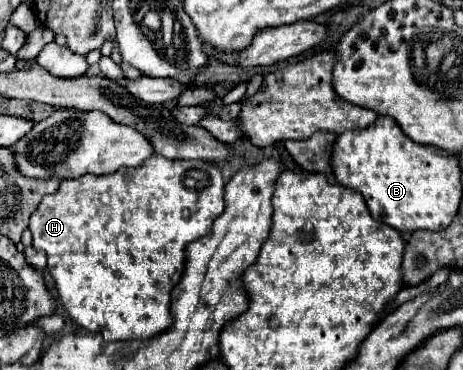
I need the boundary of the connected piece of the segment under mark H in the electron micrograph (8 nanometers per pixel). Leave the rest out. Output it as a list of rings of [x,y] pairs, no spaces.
[[[154,155],[140,167],[128,167],[118,169],[112,175],[96,177],[96,175],[82,175],[80,179],[62,179],[56,193],[46,195],[34,215],[30,217],[28,229],[34,235],[34,249],[44,251],[48,257],[48,271],[56,285],[58,299],[62,307],[66,309],[68,317],[82,329],[100,333],[106,341],[128,341],[128,339],[150,339],[152,335],[158,335],[172,323],[170,315],[170,291],[182,277],[182,263],[184,263],[184,247],[200,237],[204,237],[210,229],[214,219],[224,211],[224,181],[222,173],[214,163],[208,161],[172,161],[164,159],[162,155]]]

